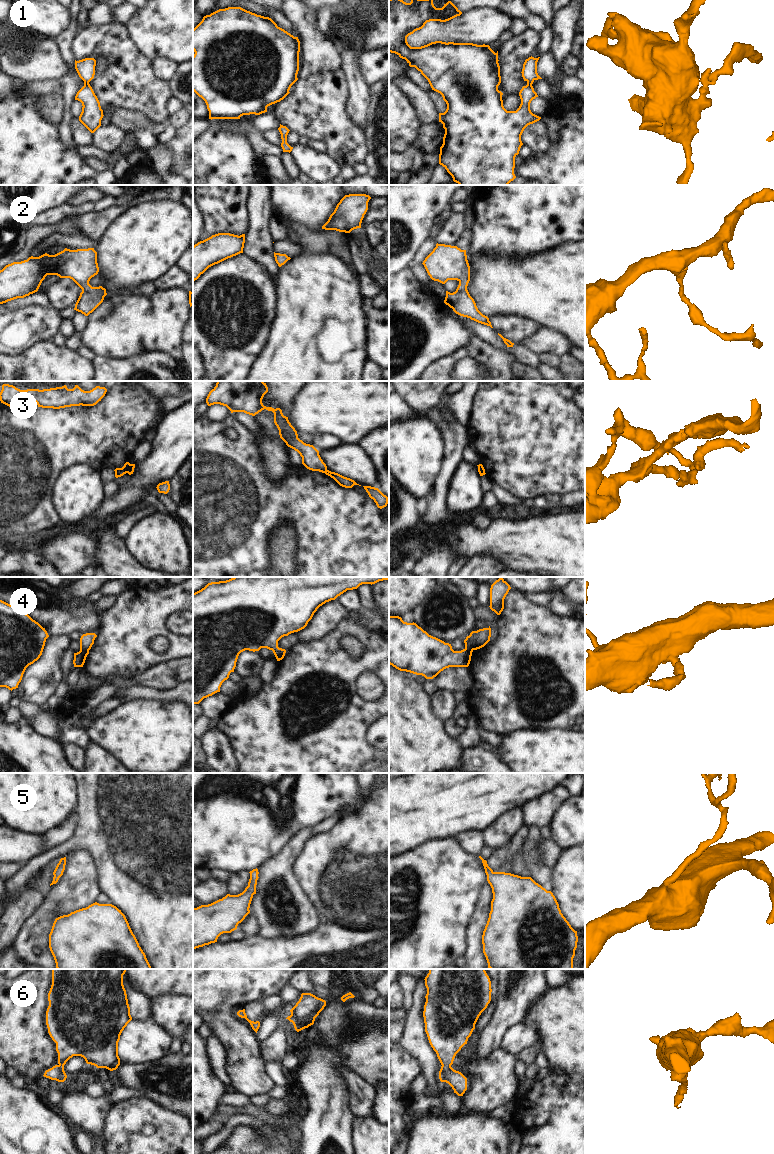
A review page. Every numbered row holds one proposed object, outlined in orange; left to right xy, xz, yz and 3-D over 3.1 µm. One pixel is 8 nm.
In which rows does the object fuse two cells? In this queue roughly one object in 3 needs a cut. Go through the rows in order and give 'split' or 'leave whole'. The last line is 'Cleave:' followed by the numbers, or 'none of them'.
1: leave whole
2: leave whole
3: split
4: split
5: leave whole
6: leave whole
Cleave: 3, 4

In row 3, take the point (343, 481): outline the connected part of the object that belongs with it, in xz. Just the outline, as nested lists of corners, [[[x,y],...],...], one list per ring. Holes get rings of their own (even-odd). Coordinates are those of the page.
[[[327,470],[325,474],[333,478],[340,486],[345,487],[345,488],[352,488],[354,485],[359,485],[354,480],[344,477],[338,473],[331,472],[329,470]]]

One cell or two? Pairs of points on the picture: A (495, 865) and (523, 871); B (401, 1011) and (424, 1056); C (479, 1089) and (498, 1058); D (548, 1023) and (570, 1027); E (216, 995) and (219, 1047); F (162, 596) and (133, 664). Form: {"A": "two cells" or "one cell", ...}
{"A": "two cells", "B": "two cells", "C": "one cell", "D": "one cell", "E": "two cells", "F": "one cell"}

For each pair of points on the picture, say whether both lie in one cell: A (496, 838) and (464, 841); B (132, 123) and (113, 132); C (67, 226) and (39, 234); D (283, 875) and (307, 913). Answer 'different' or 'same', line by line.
A: different
B: different
C: same
D: same

